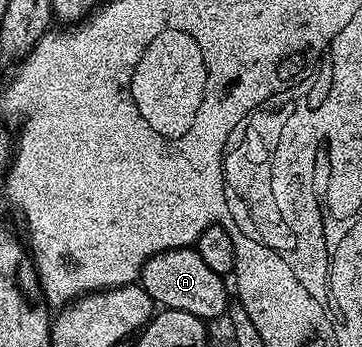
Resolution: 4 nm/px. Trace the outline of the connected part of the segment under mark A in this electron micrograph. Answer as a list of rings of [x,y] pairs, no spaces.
[[[178,247],[172,251],[162,251],[151,255],[139,274],[138,282],[149,293],[156,305],[163,309],[181,309],[193,313],[204,321],[219,319],[228,314],[229,298],[224,276],[213,273],[205,261],[201,261],[198,250],[191,247]]]

